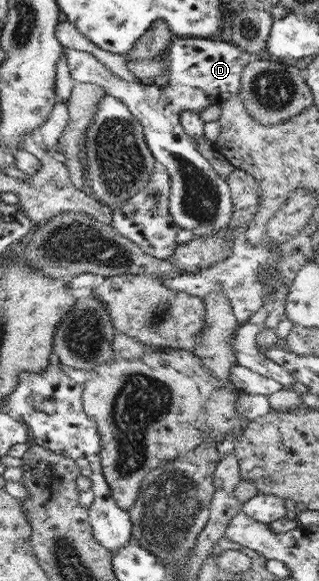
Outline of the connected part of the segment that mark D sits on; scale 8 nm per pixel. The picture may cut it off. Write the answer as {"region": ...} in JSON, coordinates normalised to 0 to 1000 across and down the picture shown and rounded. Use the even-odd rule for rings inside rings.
{"region":[[[549,65],[530,77],[530,84],[520,90],[520,95],[530,96],[539,103],[539,115],[530,122],[530,138],[533,143],[527,148],[498,150],[489,148],[483,143],[473,146],[448,146],[442,141],[423,139],[420,133],[401,131],[395,134],[373,133],[354,124],[342,122],[335,115],[323,114],[323,108],[310,105],[310,102],[298,100],[295,95],[285,91],[273,91],[270,88],[241,88],[241,84],[204,84],[204,100],[210,100],[210,114],[216,115],[216,124],[223,124],[223,133],[232,136],[235,143],[301,143],[323,150],[335,162],[364,167],[367,170],[379,172],[404,188],[408,193],[433,205],[436,212],[442,212],[451,238],[458,239],[458,248],[464,255],[476,260],[480,270],[505,281],[505,284],[517,286],[524,298],[533,299],[533,310],[542,313],[533,318],[533,368],[536,373],[545,377],[545,382],[571,394],[596,394],[605,398],[611,408],[633,410],[636,406],[658,406],[665,401],[683,399],[683,394],[702,392],[721,386],[721,377],[730,367],[730,351],[724,343],[724,334],[718,329],[718,320],[712,320],[712,310],[705,305],[690,303],[668,293],[655,279],[636,272],[636,267],[618,258],[614,246],[608,239],[599,239],[586,229],[574,224],[567,217],[567,198],[571,191],[602,191],[611,194],[627,194],[636,191],[652,181],[674,181],[693,179],[705,172],[715,172],[724,165],[749,160],[752,151],[759,150],[759,126],[762,119],[771,117],[774,112],[787,110],[796,105],[796,98],[781,93],[768,91],[762,86],[746,86],[730,74],[724,74],[715,65]]]}

